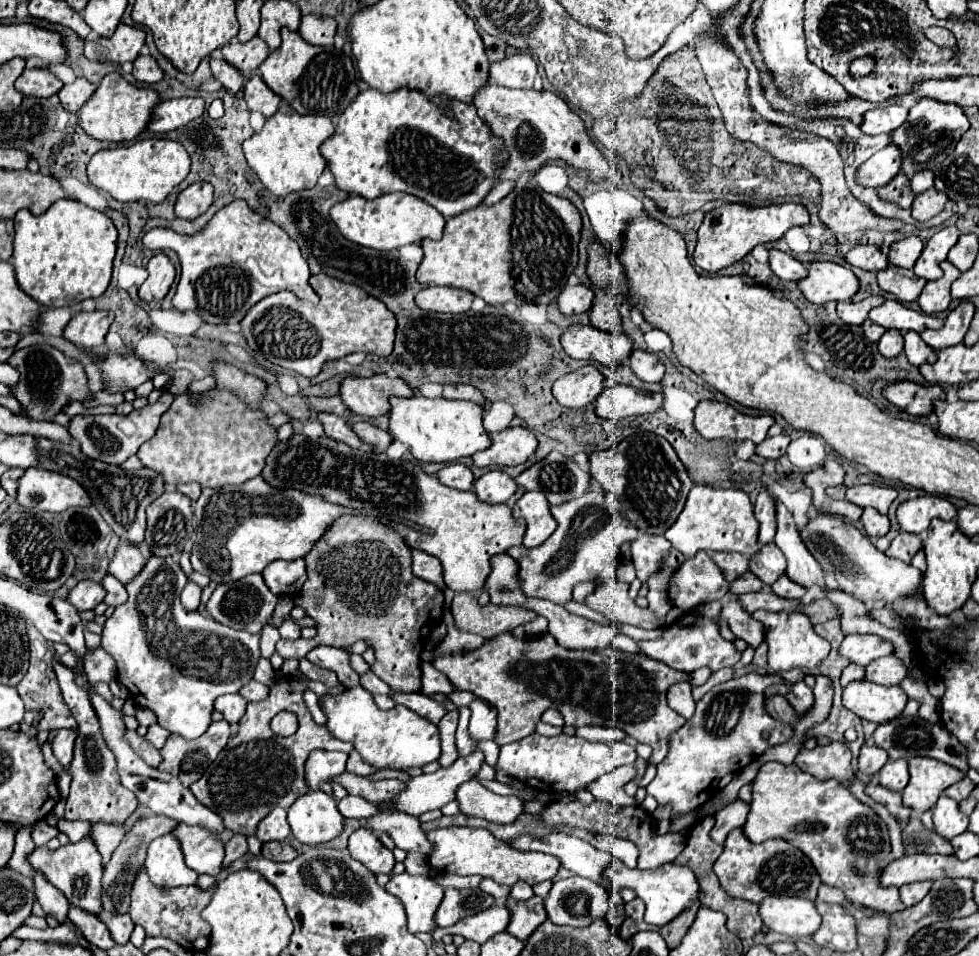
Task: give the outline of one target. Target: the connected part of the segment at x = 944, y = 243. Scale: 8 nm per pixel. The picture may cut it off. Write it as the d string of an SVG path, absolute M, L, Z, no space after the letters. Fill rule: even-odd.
M947 226L947 228L941 228L937 234L933 234L925 244L919 260L915 262L913 272L925 280L941 278L943 270L939 264L947 258L947 252L957 244L959 234L961 232L957 230L957 226Z

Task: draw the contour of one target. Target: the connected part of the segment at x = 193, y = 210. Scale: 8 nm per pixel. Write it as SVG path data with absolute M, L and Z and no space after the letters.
M195 182L189 188L185 188L175 202L175 214L177 218L193 220L201 216L213 202L213 186L209 182Z

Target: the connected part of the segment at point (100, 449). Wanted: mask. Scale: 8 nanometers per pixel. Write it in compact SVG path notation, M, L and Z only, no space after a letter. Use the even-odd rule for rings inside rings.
M167 392L155 404L147 404L141 410L133 410L131 414L97 414L97 416L73 416L69 422L71 436L81 444L85 456L93 460L101 460L107 464L123 464L129 456L137 454L139 446L155 436L159 428L161 414L171 406L173 396Z

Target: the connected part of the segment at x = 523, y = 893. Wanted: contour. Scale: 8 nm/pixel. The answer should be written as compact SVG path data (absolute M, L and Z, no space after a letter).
M517 882L517 884L511 888L509 896L511 896L513 900L527 900L527 898L533 896L533 890L531 890L531 886L529 886L527 882Z

